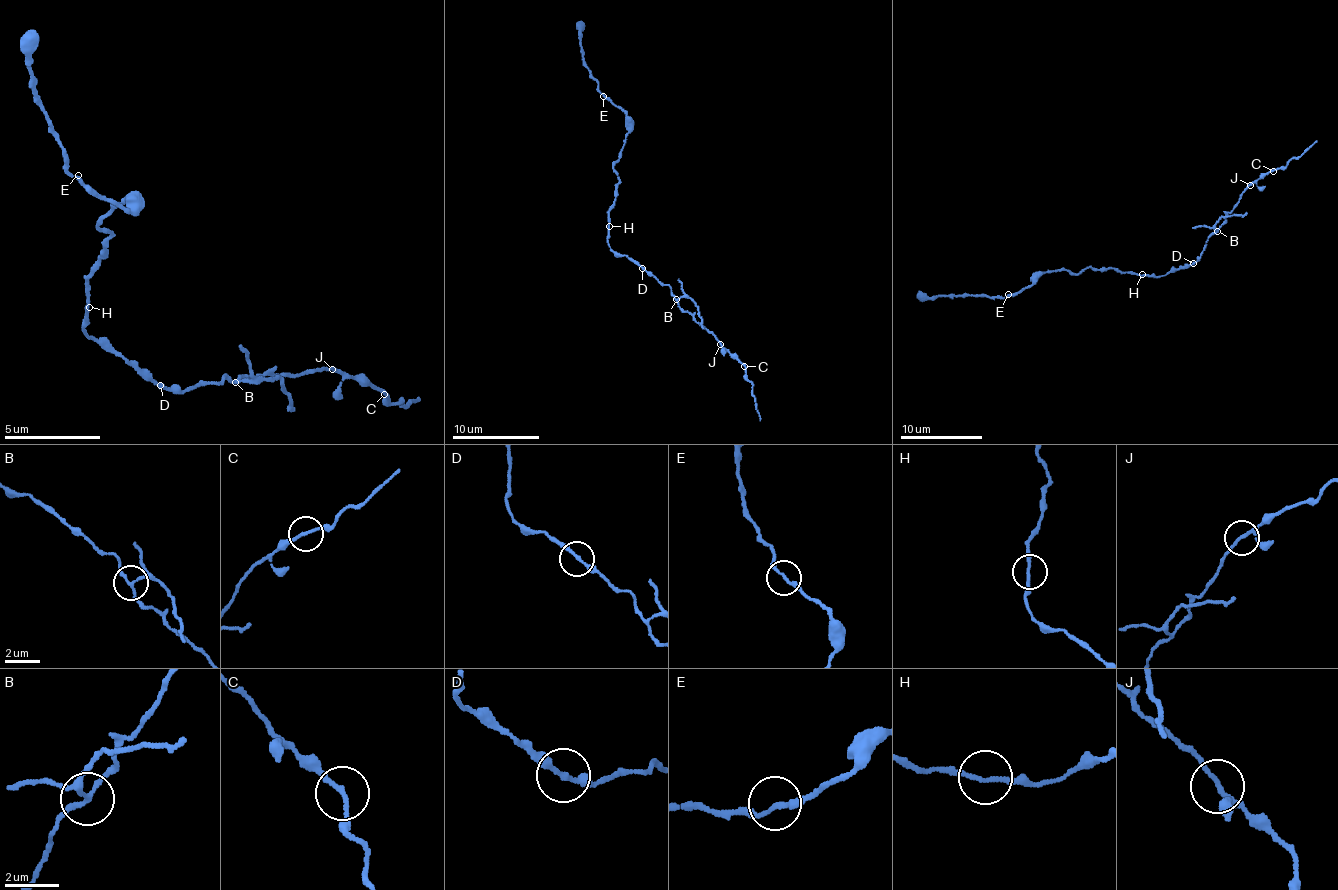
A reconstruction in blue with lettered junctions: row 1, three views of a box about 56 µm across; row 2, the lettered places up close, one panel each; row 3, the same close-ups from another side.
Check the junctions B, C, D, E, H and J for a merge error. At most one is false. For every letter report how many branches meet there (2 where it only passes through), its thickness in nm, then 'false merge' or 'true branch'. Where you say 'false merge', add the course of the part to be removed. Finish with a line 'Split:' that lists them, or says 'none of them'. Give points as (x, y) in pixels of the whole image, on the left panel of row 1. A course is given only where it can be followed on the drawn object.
B: 3 | 150 nm | false merge | (236, 382), (260, 380), (279, 382), (293, 410)
C: 2 | 150 nm | true branch
D: 2 | 180 nm | true branch
E: 2 | 150 nm | true branch
H: 2 | 160 nm | true branch
J: 3 | 140 nm | true branch
Split: B

